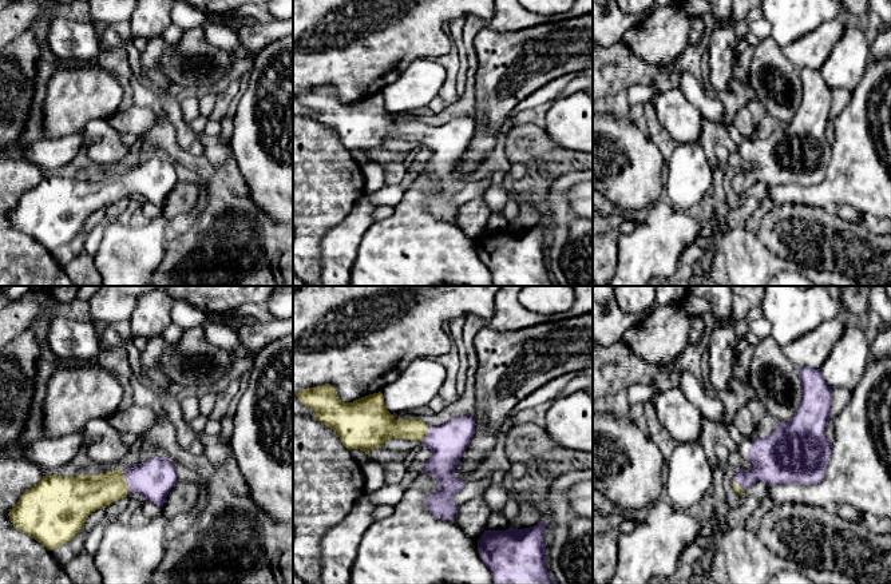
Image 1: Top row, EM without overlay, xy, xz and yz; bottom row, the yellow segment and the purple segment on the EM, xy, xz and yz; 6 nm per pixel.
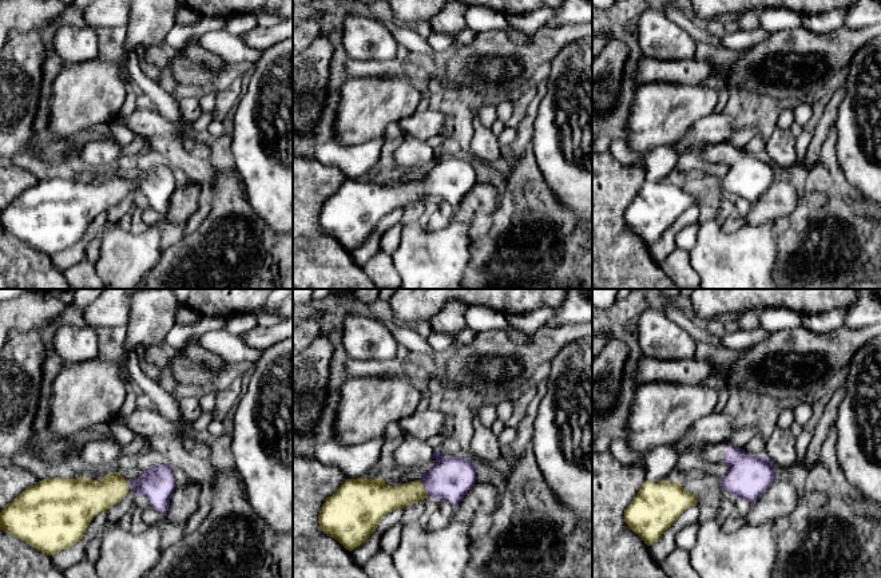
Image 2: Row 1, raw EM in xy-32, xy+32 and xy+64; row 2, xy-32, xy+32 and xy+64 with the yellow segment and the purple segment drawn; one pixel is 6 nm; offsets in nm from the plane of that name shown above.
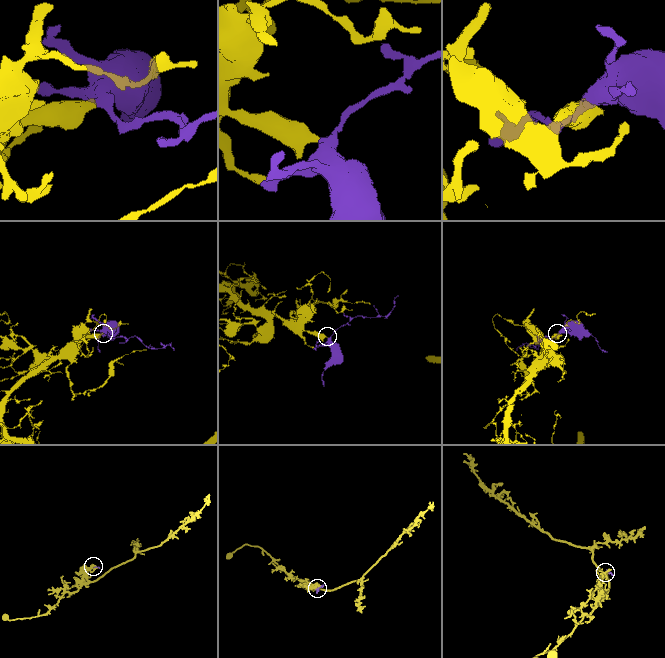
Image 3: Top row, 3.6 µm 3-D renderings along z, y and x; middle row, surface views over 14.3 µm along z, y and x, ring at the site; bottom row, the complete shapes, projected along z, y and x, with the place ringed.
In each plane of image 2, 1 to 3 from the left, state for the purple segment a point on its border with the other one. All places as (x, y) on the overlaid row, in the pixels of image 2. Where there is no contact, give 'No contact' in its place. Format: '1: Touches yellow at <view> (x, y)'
1: No contact
2: Touches yellow at xy+32 (423, 489)
3: No contact

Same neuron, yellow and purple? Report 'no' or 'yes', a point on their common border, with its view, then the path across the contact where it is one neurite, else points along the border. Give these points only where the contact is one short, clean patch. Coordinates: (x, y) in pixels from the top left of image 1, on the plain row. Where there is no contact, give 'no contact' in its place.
yes | xy (125, 182) | across xy (86, 194), (98, 193), (125, 182), (154, 179)

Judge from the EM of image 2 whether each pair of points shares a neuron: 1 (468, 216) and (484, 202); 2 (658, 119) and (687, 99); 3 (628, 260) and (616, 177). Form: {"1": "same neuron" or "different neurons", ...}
{"1": "same neuron", "2": "same neuron", "3": "same neuron"}

